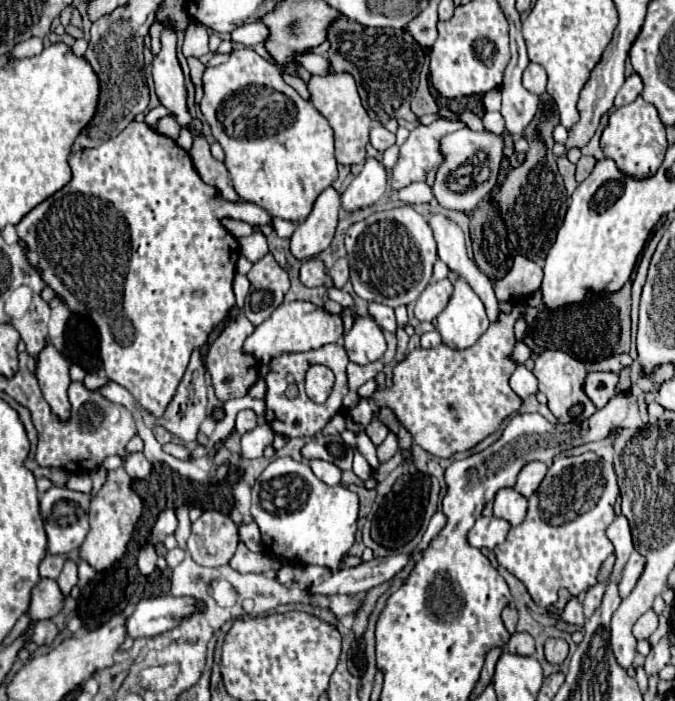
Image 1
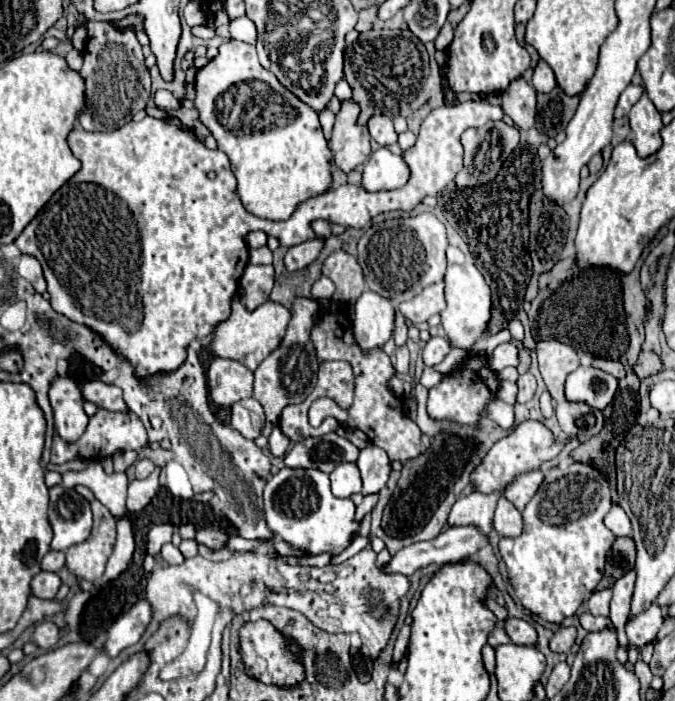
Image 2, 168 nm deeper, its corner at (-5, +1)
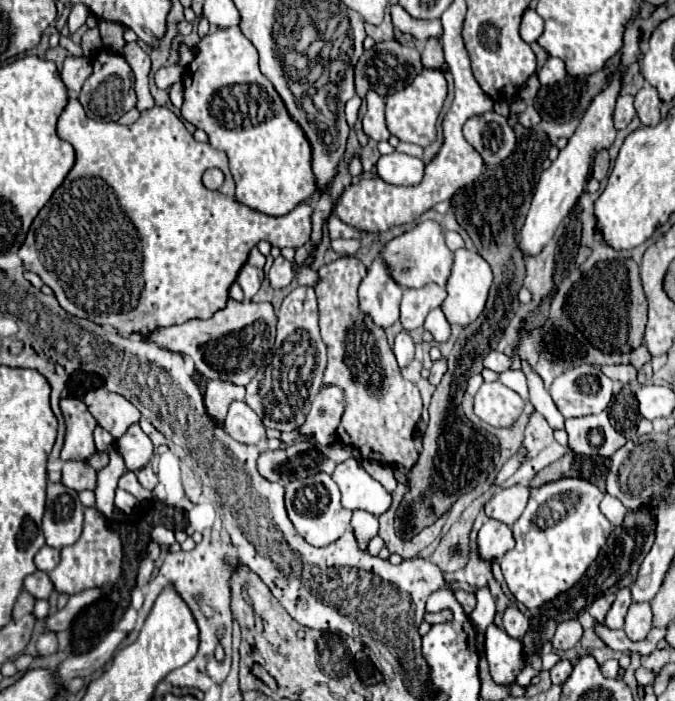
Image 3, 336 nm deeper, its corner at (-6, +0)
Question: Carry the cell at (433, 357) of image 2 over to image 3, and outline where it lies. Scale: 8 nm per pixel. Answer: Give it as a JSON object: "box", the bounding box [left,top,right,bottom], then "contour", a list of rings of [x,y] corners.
{"box":[429,357,447,385],"contour":[[[439,357],[437,361],[433,361],[431,375],[429,375],[429,383],[439,385],[439,381],[441,381],[443,375],[445,375],[445,371],[447,371],[447,361],[445,361],[445,357]]]}

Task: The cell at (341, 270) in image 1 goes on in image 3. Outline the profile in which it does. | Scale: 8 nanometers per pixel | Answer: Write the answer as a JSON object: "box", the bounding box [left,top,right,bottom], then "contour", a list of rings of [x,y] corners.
{"box":[315,255,423,469],"contour":[[[353,255],[339,257],[319,269],[321,281],[315,287],[317,301],[319,301],[319,329],[321,329],[321,339],[327,345],[327,355],[329,355],[323,385],[341,385],[345,391],[347,409],[337,427],[337,437],[341,443],[355,445],[361,451],[363,459],[375,459],[375,461],[387,463],[387,465],[399,463],[405,469],[411,469],[419,455],[411,433],[415,429],[415,423],[421,417],[423,403],[421,403],[421,395],[419,395],[417,387],[411,381],[403,379],[401,369],[395,361],[395,355],[387,345],[385,331],[381,327],[377,327],[367,315],[363,315],[357,307],[357,287],[361,283],[361,279],[365,277],[365,273],[367,273],[365,265]]]}

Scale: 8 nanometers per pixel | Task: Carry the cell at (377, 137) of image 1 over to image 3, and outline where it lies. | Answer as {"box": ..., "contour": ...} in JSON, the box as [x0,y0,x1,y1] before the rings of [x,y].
{"box":[363,91,391,141],"contour":[[[369,91],[367,93],[367,113],[363,117],[363,131],[367,137],[375,139],[375,141],[381,141],[381,139],[389,139],[391,133],[387,129],[387,123],[385,123],[385,101],[375,93],[375,91]]]}

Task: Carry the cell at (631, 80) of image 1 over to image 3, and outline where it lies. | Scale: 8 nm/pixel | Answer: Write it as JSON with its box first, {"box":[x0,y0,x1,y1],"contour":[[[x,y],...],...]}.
{"box":[615,95,635,129],"contour":[[[621,95],[617,99],[617,107],[615,107],[615,127],[617,129],[625,129],[631,119],[635,117],[635,109],[633,109],[633,95]]]}

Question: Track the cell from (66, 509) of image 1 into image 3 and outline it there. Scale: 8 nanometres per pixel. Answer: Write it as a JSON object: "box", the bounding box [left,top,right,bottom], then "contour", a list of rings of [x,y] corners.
{"box":[43,483,83,549],"contour":[[[49,483],[47,485],[47,507],[43,515],[43,533],[49,547],[61,549],[73,545],[83,531],[83,503],[73,489],[67,489],[63,483]]]}

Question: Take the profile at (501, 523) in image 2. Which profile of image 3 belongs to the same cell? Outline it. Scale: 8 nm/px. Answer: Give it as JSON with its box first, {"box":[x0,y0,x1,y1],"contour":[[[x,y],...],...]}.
{"box":[479,519,515,561],"contour":[[[489,519],[481,531],[479,531],[479,551],[481,557],[491,561],[491,559],[501,559],[509,549],[515,547],[515,539],[511,533],[509,525],[503,525],[503,521]]]}

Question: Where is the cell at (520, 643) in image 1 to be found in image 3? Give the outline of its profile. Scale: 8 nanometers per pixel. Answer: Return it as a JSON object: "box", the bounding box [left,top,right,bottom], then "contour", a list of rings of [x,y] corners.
{"box":[503,605,529,639],"contour":[[[511,605],[503,611],[503,629],[507,631],[509,637],[523,639],[529,629],[529,619],[515,605]]]}

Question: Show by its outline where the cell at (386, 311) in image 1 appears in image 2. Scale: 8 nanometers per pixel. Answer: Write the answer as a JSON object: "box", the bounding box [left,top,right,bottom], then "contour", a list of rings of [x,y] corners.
{"box":[394,312,408,346],"contour":[[[398,312],[398,316],[396,316],[396,328],[394,328],[394,342],[396,342],[396,346],[404,346],[406,340],[408,340],[408,328],[404,324],[402,314]]]}

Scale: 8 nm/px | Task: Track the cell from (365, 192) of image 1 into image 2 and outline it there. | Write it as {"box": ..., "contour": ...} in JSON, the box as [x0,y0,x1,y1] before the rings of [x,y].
{"box":[362,148,410,192],"contour":[[[380,148],[368,158],[364,166],[362,186],[368,192],[394,190],[402,188],[408,182],[408,178],[410,178],[410,168],[404,162],[404,158],[392,154],[388,148]]]}

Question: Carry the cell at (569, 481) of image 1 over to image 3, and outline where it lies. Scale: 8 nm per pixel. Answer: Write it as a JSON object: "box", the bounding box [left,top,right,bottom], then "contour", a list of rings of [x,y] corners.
{"box":[499,477,613,611],"contour":[[[563,477],[531,491],[523,515],[513,523],[513,535],[517,543],[499,561],[511,595],[519,603],[523,603],[529,611],[539,611],[547,601],[553,601],[555,597],[559,597],[559,593],[571,589],[583,577],[589,565],[597,559],[599,551],[607,543],[609,533],[613,531],[613,525],[599,511],[601,499],[603,499],[603,491],[599,491],[593,483],[577,477]]]}

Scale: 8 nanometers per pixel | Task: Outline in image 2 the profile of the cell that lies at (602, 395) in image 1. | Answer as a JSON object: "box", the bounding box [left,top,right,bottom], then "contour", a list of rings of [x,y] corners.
{"box":[564,366,618,410],"contour":[[[578,366],[564,382],[568,402],[584,402],[596,410],[604,410],[614,398],[618,380],[614,376],[588,366]]]}

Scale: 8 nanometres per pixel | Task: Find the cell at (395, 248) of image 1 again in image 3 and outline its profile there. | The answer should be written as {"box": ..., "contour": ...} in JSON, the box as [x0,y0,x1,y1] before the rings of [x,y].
{"box":[381,219,453,289],"contour":[[[433,219],[421,221],[411,231],[405,231],[403,235],[385,243],[381,249],[381,257],[387,269],[391,269],[391,279],[399,283],[403,289],[419,289],[427,283],[445,285],[451,273],[451,265],[453,265],[453,253],[445,245],[443,229]]]}

